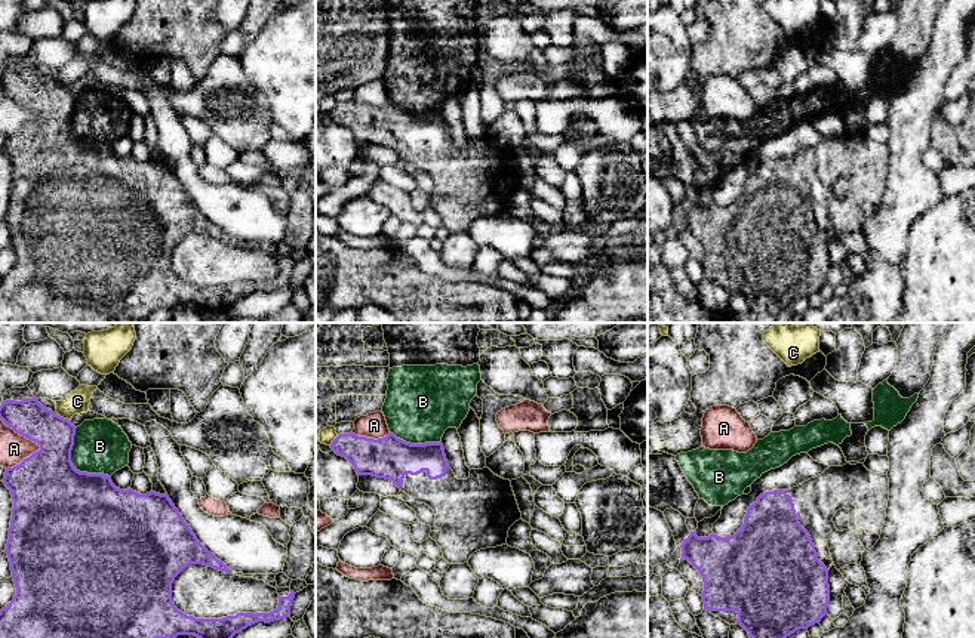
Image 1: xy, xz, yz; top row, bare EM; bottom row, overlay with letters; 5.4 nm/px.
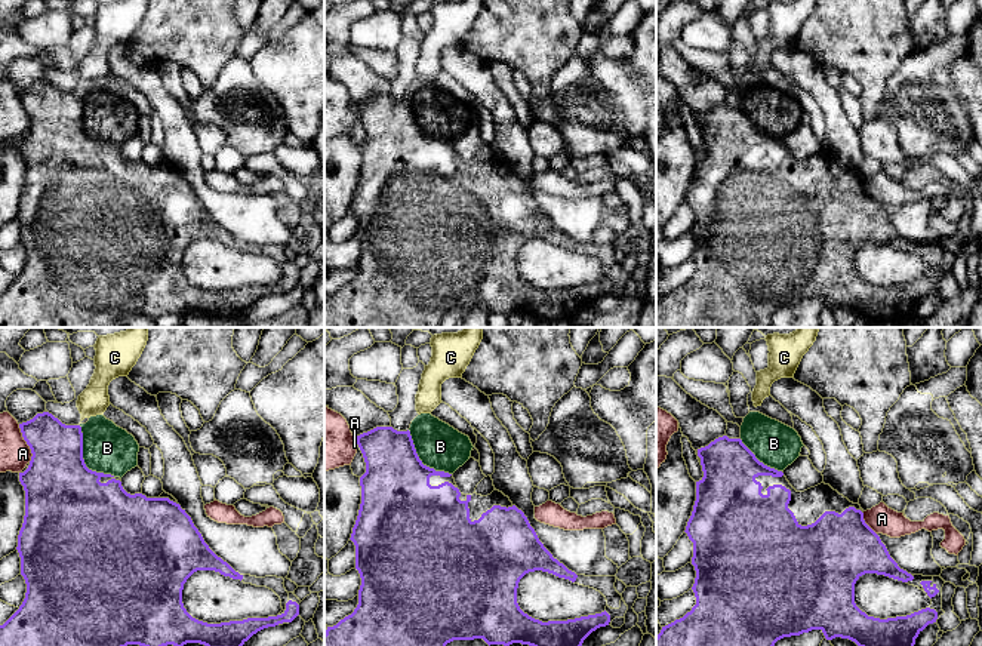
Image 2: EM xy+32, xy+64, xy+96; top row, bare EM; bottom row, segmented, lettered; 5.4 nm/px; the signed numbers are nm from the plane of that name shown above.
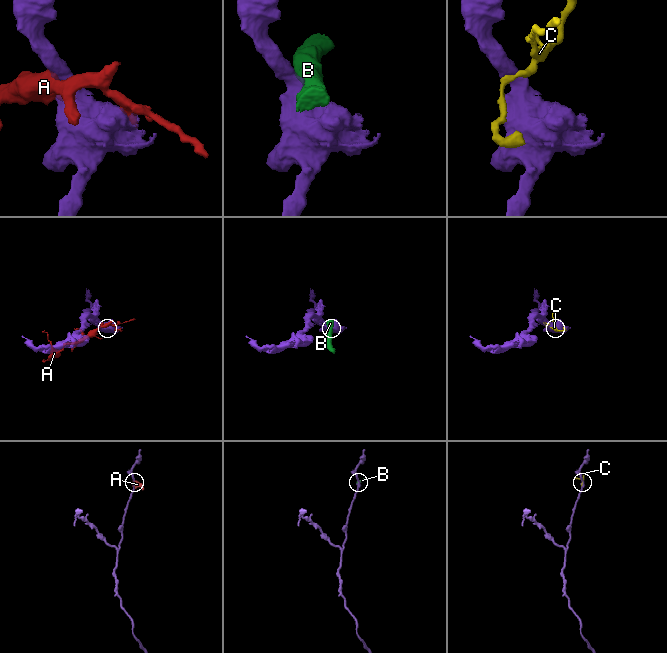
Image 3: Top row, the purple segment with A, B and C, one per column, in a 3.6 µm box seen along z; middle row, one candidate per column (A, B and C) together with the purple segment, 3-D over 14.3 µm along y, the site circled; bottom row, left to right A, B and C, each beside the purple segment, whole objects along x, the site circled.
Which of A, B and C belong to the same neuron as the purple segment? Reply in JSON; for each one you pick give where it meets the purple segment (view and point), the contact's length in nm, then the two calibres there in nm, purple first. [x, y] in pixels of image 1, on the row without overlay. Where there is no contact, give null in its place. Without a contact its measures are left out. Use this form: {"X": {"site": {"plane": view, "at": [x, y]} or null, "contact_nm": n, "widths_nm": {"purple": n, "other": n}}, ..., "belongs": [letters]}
{"belongs": []}

